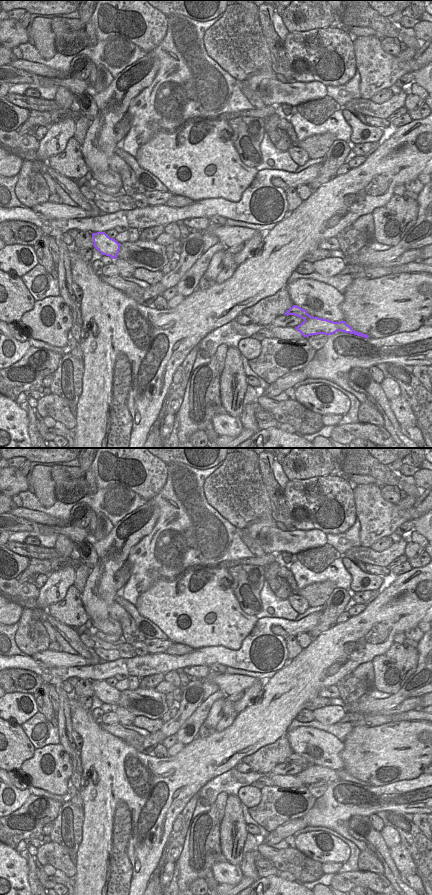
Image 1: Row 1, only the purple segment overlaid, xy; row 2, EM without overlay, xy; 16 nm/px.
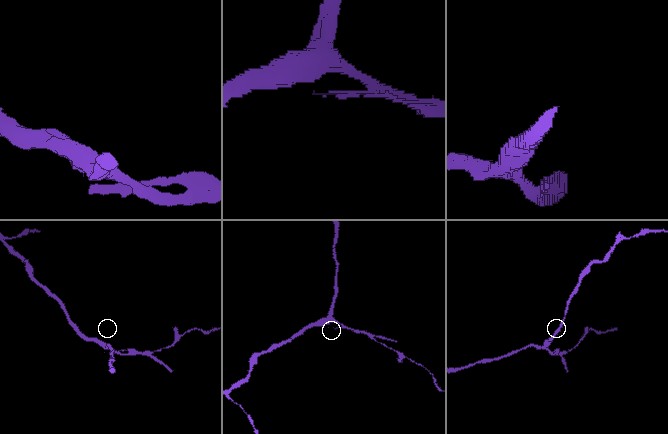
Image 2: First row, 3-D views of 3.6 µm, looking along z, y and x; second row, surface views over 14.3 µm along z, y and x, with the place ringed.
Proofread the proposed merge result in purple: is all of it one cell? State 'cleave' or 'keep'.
cleave

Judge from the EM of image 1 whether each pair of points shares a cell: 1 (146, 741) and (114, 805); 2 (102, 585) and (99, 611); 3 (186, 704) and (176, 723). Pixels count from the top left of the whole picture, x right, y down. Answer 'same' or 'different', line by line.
1: different
2: same
3: same

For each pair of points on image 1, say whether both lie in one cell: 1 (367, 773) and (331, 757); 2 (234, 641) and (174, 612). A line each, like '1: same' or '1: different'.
1: different
2: same

